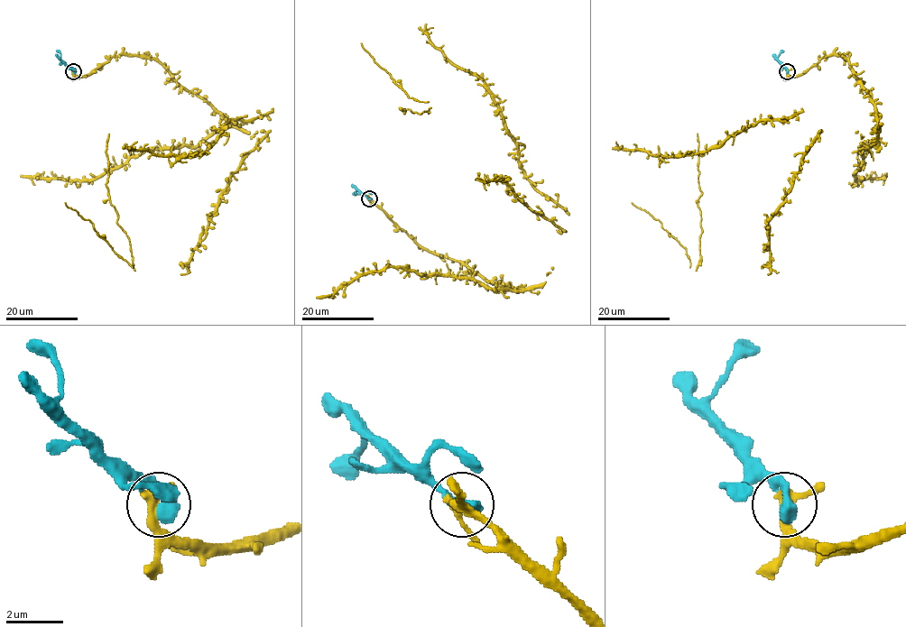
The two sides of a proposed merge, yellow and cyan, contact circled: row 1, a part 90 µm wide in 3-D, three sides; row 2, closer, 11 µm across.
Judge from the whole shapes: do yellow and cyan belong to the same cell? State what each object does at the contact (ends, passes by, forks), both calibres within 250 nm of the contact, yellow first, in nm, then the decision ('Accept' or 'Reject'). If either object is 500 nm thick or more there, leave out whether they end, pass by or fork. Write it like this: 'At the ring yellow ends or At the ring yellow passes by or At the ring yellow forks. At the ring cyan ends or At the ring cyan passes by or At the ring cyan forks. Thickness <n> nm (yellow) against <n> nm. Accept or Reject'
Thickness 320 nm (yellow) against 500 nm. Accept

